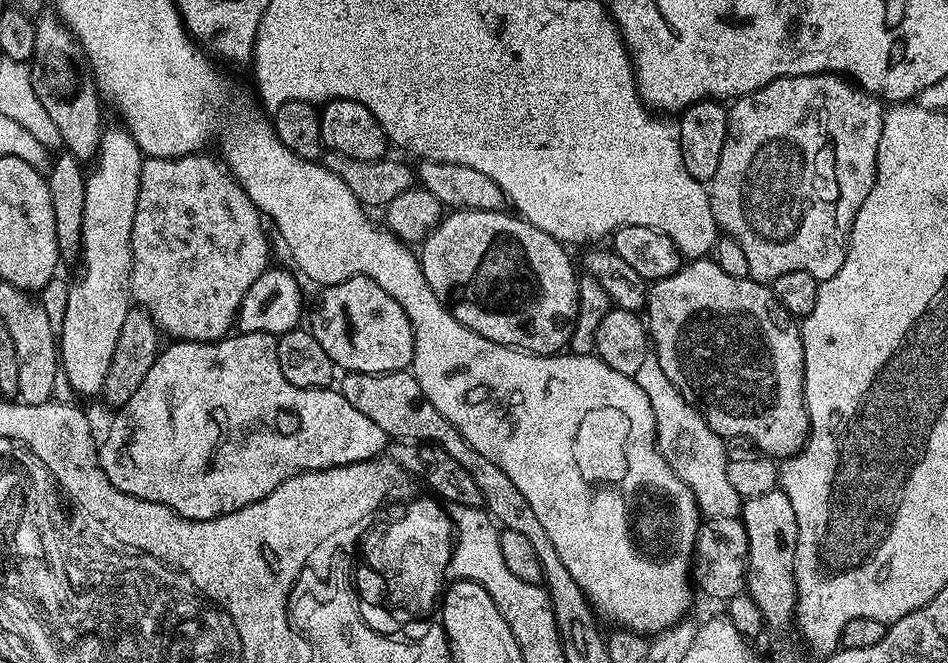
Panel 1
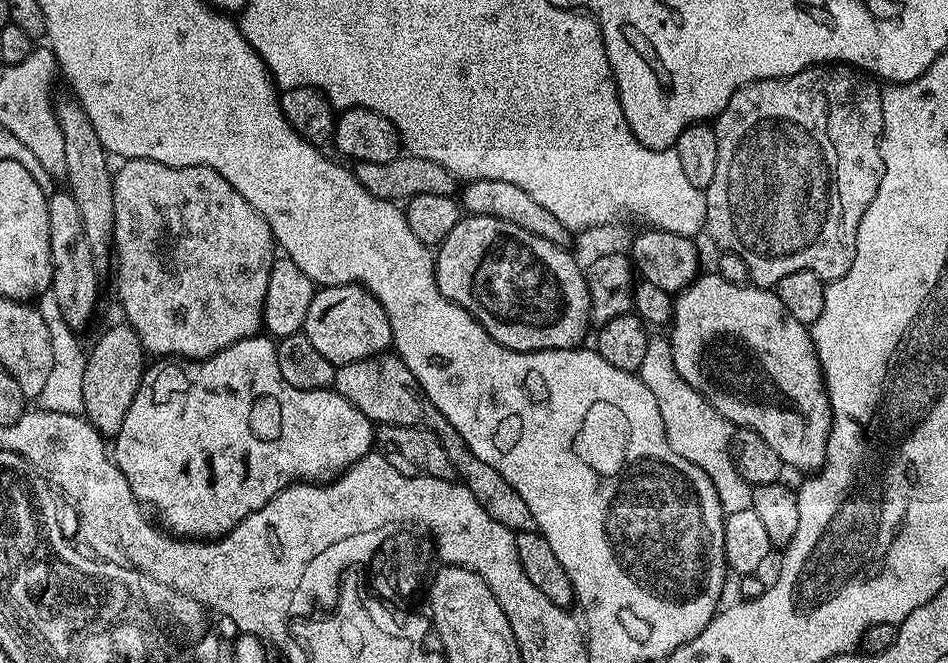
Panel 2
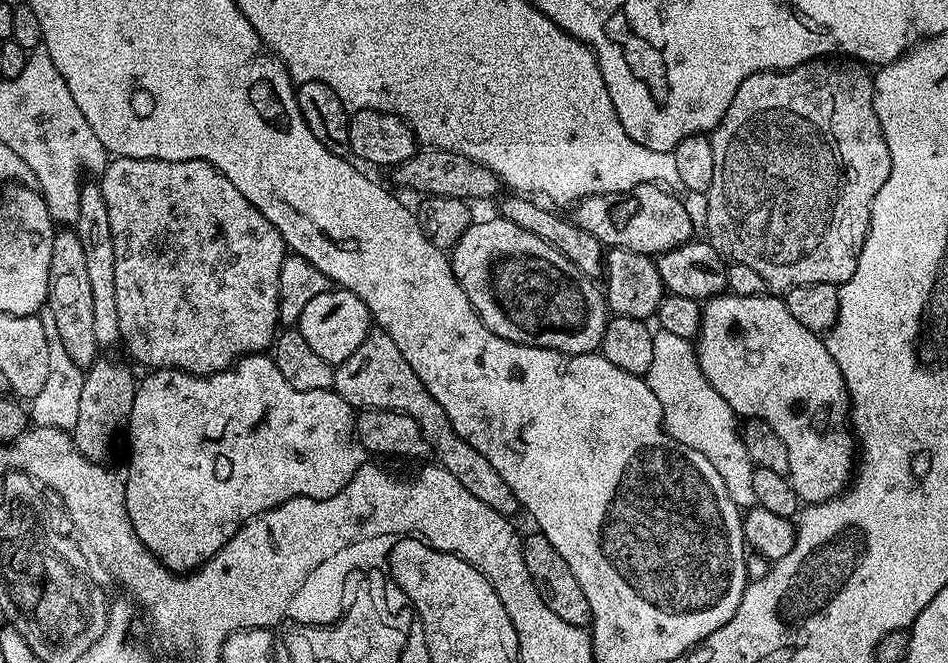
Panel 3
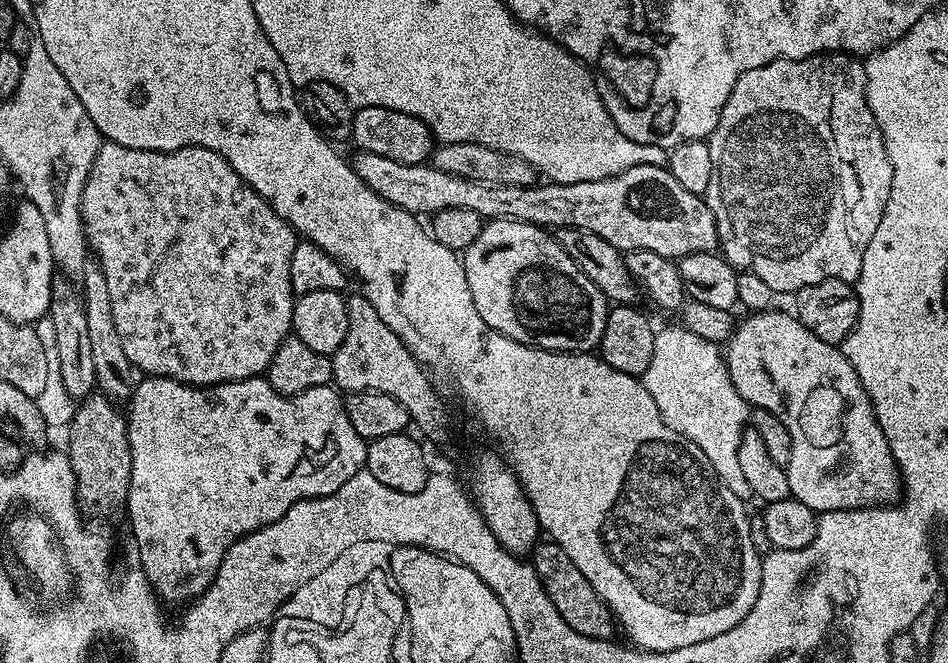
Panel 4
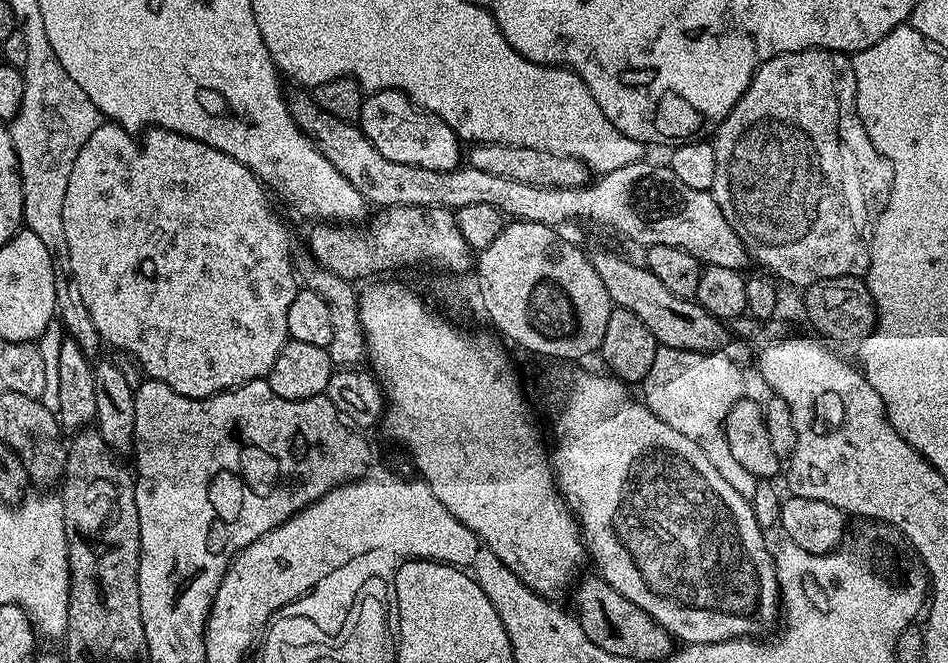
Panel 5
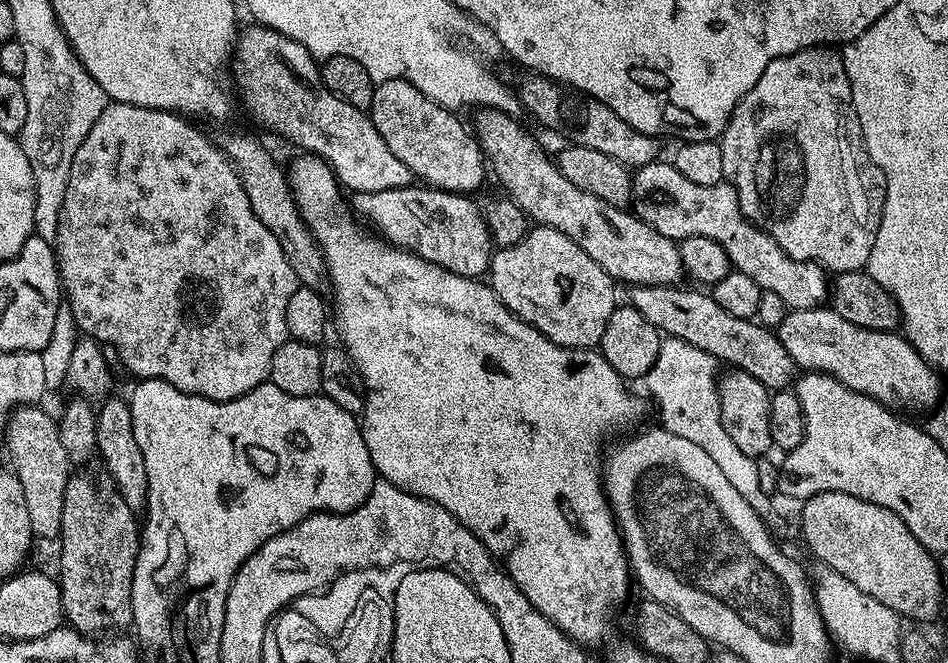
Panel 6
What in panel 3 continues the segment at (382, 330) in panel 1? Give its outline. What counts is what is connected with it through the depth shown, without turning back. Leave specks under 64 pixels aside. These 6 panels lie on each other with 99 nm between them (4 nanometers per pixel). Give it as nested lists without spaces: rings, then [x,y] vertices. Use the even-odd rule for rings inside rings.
[[[339,286],[329,287],[328,291],[317,294],[306,302],[306,307],[302,309],[302,318],[298,325],[302,338],[306,338],[306,343],[316,351],[321,358],[326,358],[333,366],[339,366],[362,346],[368,333],[373,331],[374,321],[372,311],[350,290]]]

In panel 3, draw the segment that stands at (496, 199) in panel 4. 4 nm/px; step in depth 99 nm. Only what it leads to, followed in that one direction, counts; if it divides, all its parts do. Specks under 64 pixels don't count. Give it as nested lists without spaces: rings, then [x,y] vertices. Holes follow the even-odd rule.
[[[639,184],[628,192],[587,196],[575,205],[574,223],[594,234],[604,246],[649,254],[668,252],[680,244],[687,244],[694,236],[692,216],[672,192],[675,191],[659,184]]]

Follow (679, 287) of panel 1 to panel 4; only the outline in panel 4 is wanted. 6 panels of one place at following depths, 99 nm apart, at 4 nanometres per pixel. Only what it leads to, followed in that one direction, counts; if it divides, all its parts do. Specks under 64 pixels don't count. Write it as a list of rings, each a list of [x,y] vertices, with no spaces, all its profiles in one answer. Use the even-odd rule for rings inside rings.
[[[765,310],[763,312],[753,312],[745,315],[745,320],[735,325],[735,331],[726,343],[726,363],[730,382],[734,382],[734,390],[742,394],[742,398],[751,405],[752,408],[761,408],[767,412],[774,413],[778,419],[784,421],[786,430],[790,430],[792,439],[792,453],[788,463],[788,481],[790,482],[791,499],[802,502],[807,508],[819,514],[821,512],[837,512],[838,510],[858,510],[869,506],[888,506],[901,495],[902,481],[900,470],[896,466],[896,460],[892,456],[890,446],[884,438],[884,431],[880,428],[880,423],[876,421],[876,415],[872,409],[872,399],[866,394],[854,366],[844,357],[843,351],[835,344],[822,342],[801,320],[797,320],[791,311],[776,312],[777,310]]]

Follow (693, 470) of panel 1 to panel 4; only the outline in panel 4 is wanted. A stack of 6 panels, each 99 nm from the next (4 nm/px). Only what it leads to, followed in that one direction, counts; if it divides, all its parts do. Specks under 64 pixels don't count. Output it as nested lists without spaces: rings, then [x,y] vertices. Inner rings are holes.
[[[683,326],[675,327],[661,327],[656,333],[654,354],[642,377],[646,390],[650,390],[650,398],[654,398],[654,406],[658,406],[666,426],[694,442],[710,458],[714,474],[727,489],[740,500],[749,501],[753,495],[739,466],[738,446],[750,424],[751,405],[734,390],[721,345],[706,342],[706,338],[690,334]]]

